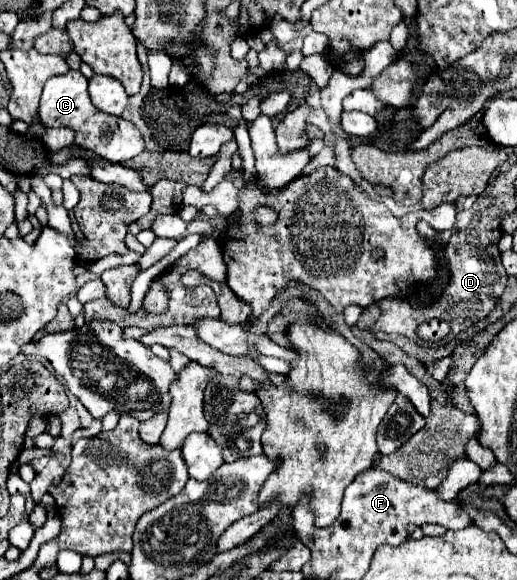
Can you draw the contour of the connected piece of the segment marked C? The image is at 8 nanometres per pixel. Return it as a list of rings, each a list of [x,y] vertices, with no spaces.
[[[68,71],[64,75],[50,77],[44,83],[38,113],[44,127],[70,127],[74,131],[74,145],[92,151],[106,161],[124,163],[144,151],[144,139],[130,121],[102,113],[92,105],[88,97],[88,79],[80,71]]]

